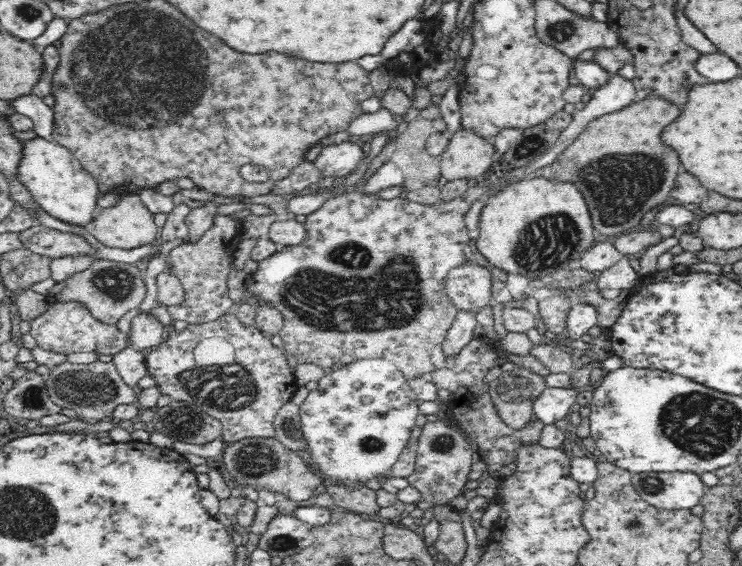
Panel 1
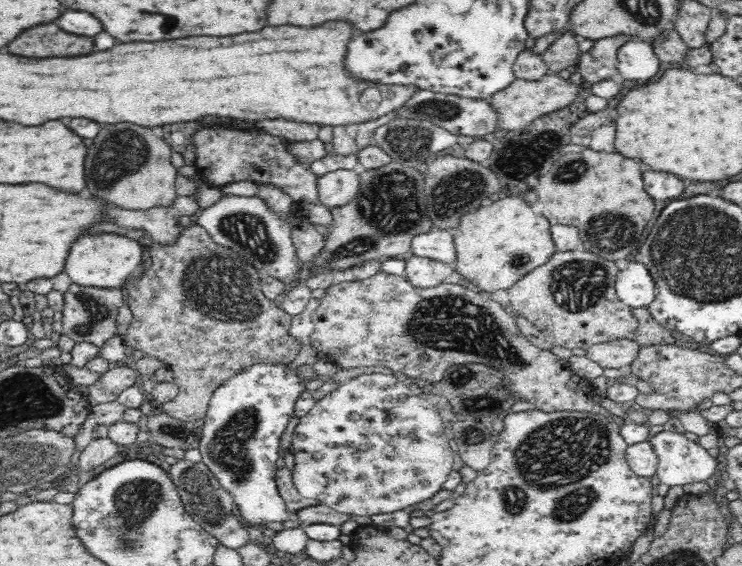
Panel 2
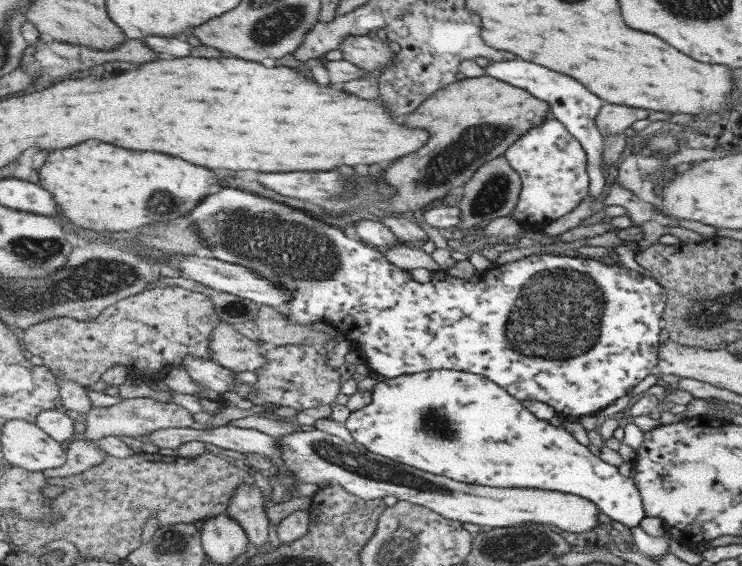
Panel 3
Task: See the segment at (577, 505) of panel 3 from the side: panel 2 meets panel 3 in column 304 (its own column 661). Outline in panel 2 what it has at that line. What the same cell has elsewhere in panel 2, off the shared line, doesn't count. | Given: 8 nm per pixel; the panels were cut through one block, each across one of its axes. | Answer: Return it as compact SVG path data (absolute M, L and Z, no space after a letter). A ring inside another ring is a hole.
M663 431L648 441L659 459L657 476L670 487L707 481L722 468L721 459L712 458L702 445L678 432Z

